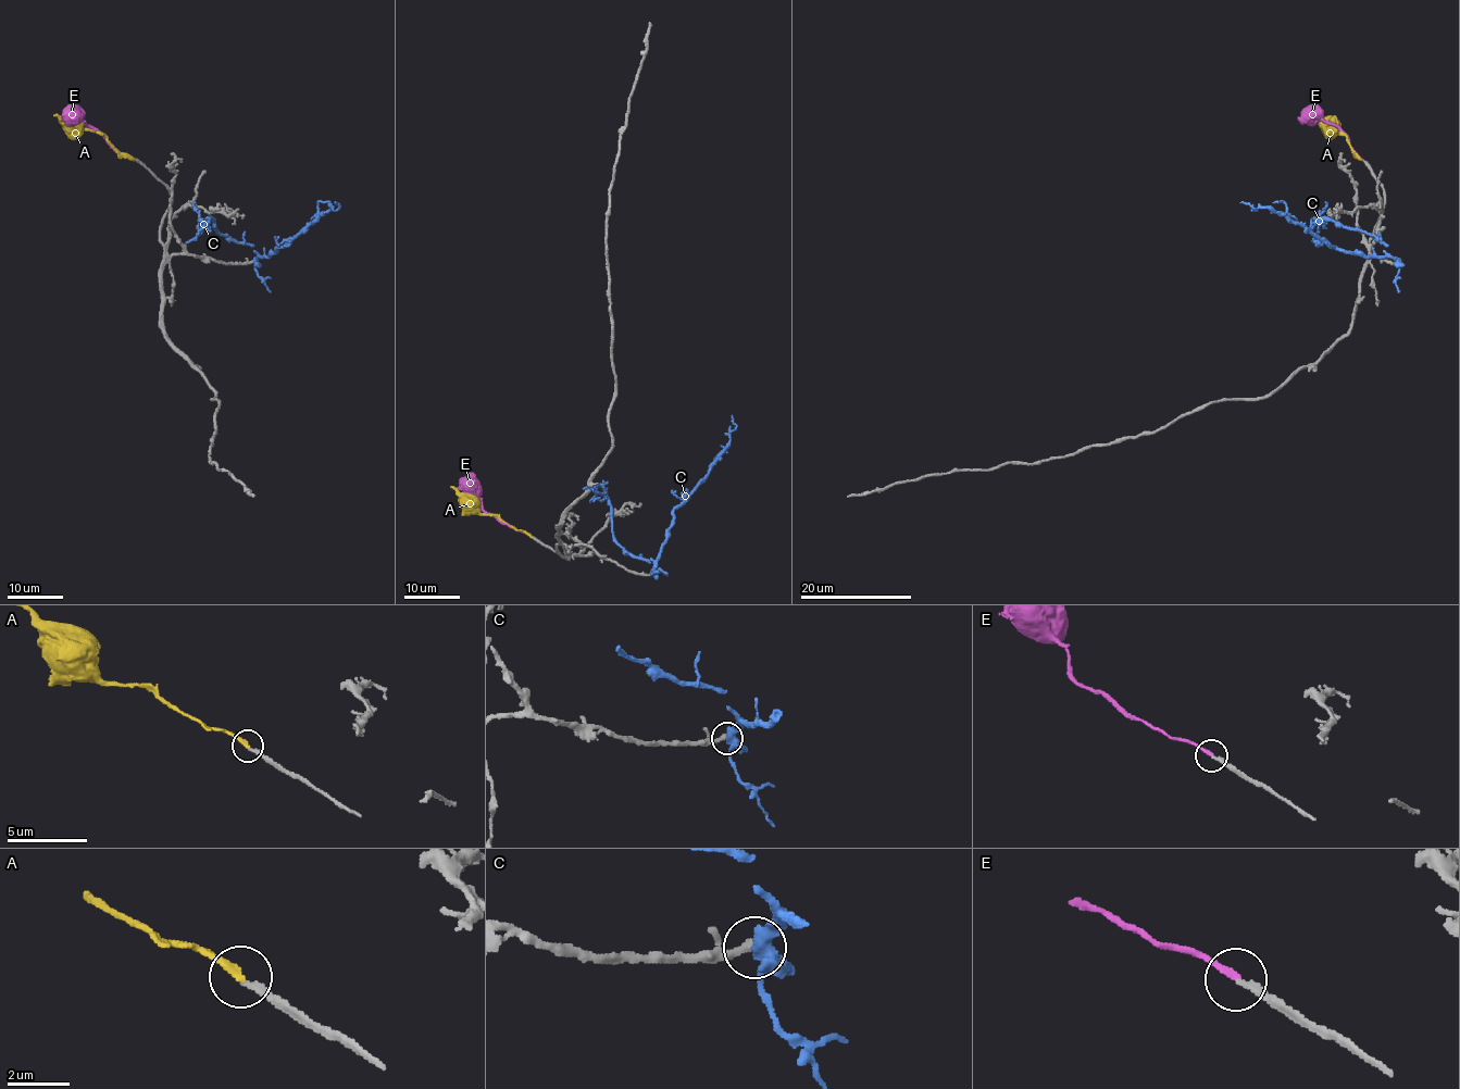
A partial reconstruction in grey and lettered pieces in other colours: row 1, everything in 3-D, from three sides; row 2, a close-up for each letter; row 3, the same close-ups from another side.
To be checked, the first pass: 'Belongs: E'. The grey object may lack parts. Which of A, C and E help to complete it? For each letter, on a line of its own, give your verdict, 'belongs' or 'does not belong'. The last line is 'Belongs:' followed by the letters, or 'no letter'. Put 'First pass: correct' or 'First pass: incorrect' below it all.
A: does not belong
C: does not belong
E: belongs
Belongs: E
First pass: correct

